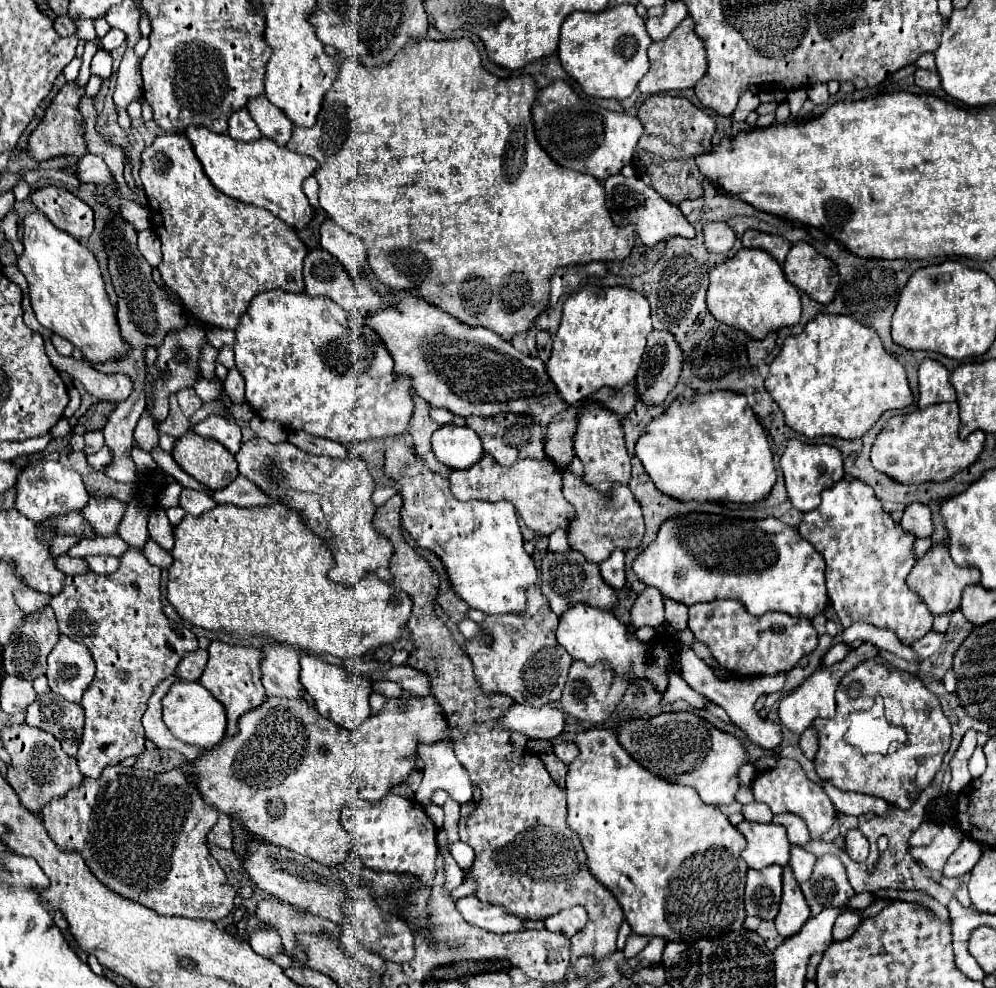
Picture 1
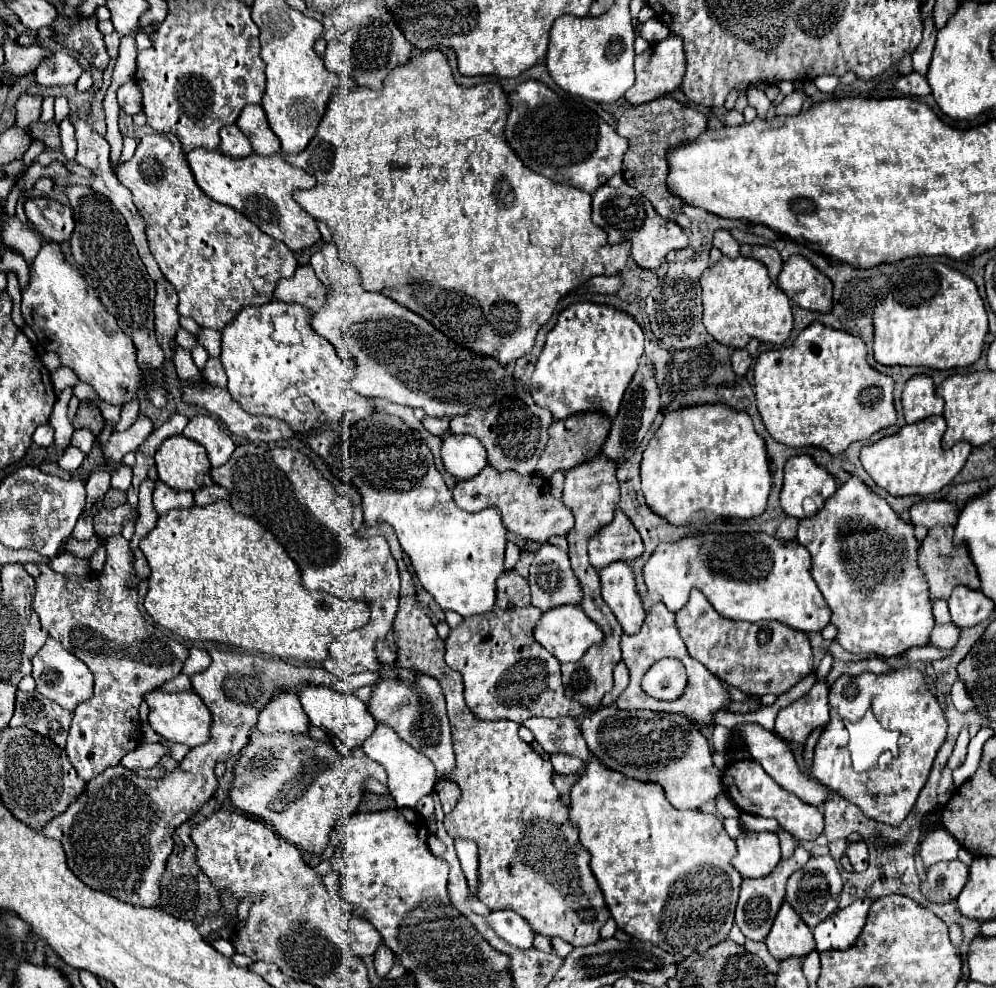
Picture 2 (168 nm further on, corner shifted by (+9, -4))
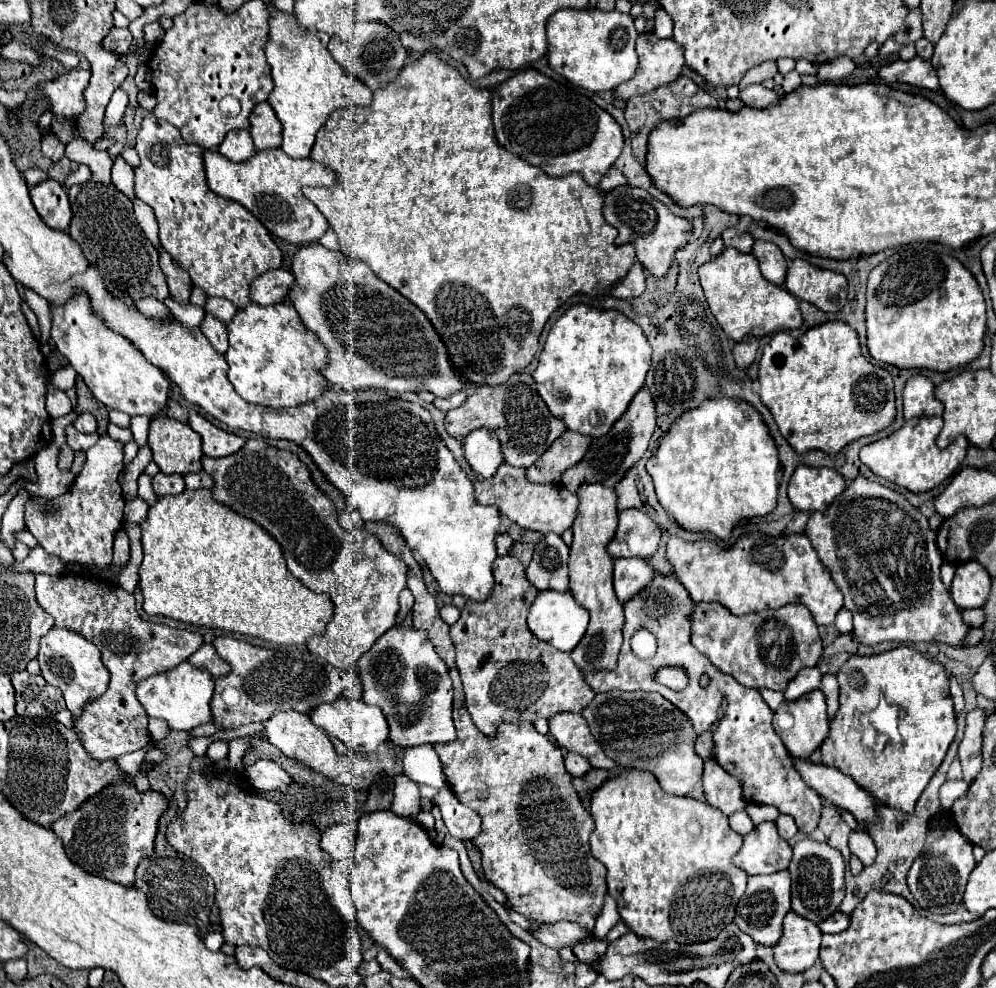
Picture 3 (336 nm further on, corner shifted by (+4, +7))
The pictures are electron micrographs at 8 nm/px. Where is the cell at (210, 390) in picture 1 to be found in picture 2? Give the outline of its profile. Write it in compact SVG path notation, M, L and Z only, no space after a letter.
M176 345L176 351L174 351L172 359L174 359L174 367L176 367L180 379L184 379L184 381L200 381L202 379L200 369L194 365L194 361L190 357L190 351Z

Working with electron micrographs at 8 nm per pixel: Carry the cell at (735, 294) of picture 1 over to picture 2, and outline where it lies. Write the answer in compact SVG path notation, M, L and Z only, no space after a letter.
M722 257L700 275L704 325L718 341L734 349L742 349L750 339L764 343L784 343L792 331L790 299L768 277L766 267L754 259Z

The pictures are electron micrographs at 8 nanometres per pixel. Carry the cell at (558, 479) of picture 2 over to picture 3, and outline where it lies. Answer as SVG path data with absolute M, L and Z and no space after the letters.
M643 386L631 400L625 414L617 420L617 424L605 436L595 438L583 460L563 474L561 484L571 492L577 492L581 482L601 482L605 486L615 486L623 478L623 474L645 454L655 430L655 418L655 400L651 392L647 392L647 388Z

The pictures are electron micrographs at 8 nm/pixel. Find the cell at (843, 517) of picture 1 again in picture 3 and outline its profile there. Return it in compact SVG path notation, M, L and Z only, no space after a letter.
M857 476L847 488L843 494L839 494L835 498L833 504L829 504L827 512L813 512L807 526L805 526L805 534L809 536L815 552L819 554L821 562L827 566L833 582L841 588L841 594L845 596L845 608L851 610L853 614L853 636L861 642L861 644L879 644L879 642L943 642L943 644L949 644L949 646L963 646L963 638L969 630L969 626L961 620L959 616L959 608L955 606L955 602L951 600L949 592L945 590L943 582L941 582L941 576L939 576L939 568L943 564L943 556L937 548L937 542L935 542L935 532L929 528L929 522L927 518L913 506L907 502L907 498L903 494L899 494L897 490L891 490L887 486L881 486L879 482L873 482L865 476Z

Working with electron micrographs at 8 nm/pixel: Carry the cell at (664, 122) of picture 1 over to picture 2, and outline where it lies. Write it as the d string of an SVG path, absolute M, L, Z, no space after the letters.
M660 97L654 99L646 105L636 105L628 107L624 115L618 119L618 135L628 139L628 151L624 155L624 167L622 175L628 185L638 189L656 209L658 215L670 217L674 211L680 211L682 201L678 197L672 197L666 187L666 177L668 177L668 149L682 145L684 141L692 141L698 135L706 131L706 115L690 109L682 103L678 103L672 97Z

